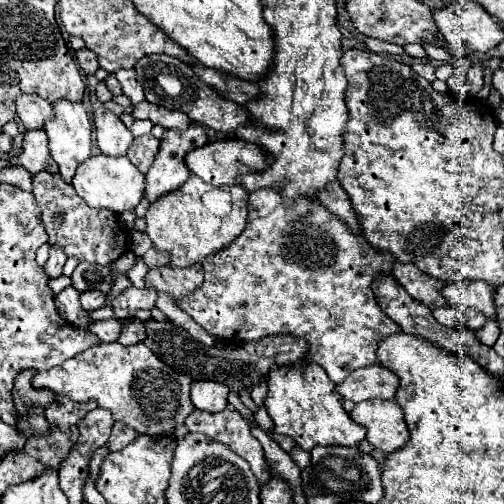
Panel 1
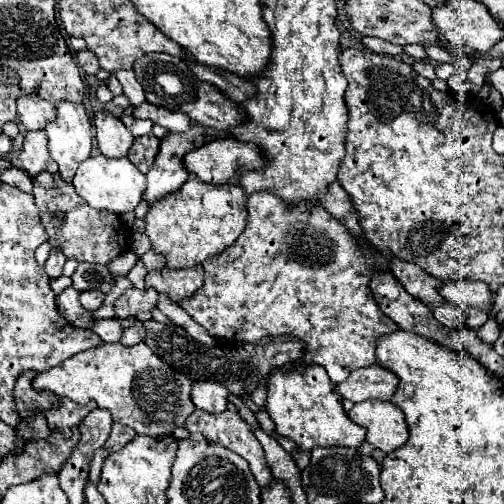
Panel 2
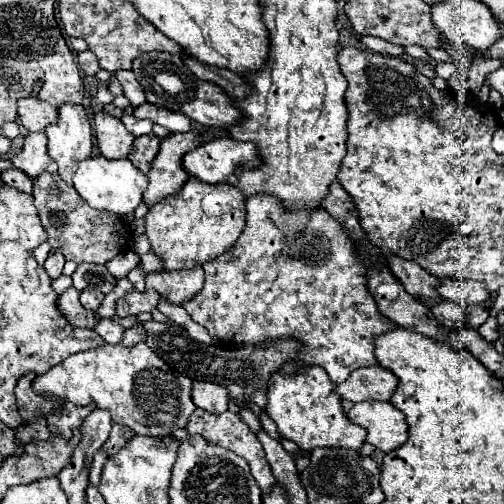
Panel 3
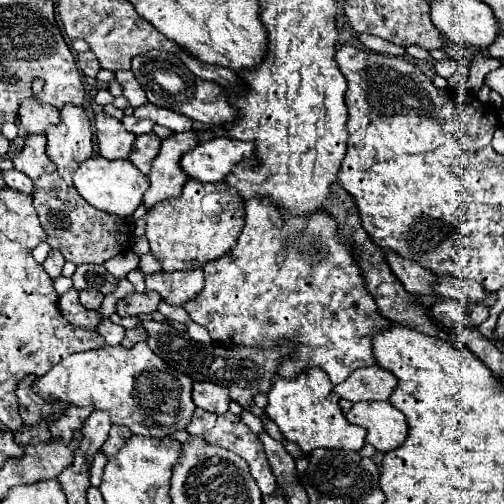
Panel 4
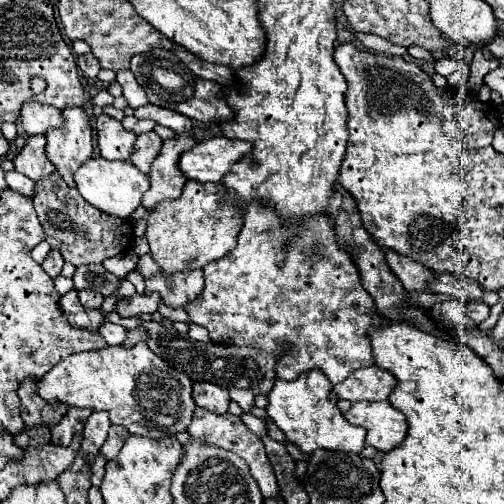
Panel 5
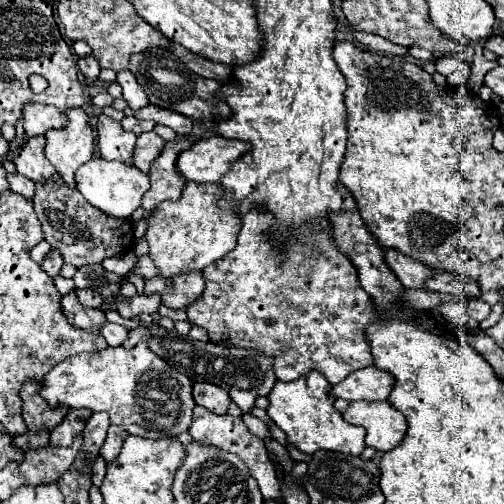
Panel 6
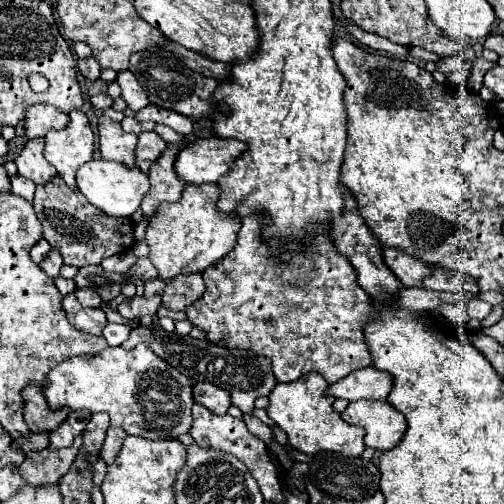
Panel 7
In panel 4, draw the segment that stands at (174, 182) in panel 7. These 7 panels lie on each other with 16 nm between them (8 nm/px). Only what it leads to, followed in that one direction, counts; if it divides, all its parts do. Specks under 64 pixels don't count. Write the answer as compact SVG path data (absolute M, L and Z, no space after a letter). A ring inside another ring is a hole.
M194 132L174 134L172 138L162 142L162 150L156 156L156 160L152 162L152 170L148 174L150 188L144 192L144 200L142 200L142 204L148 210L154 208L154 204L158 204L162 200L180 196L180 192L188 180L180 172L180 156L196 144L198 144L198 140L196 140Z

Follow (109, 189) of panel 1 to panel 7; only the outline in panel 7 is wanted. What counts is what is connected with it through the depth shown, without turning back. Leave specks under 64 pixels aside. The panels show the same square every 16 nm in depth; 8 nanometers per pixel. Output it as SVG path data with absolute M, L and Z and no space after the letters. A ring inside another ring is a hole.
M102 158L90 160L80 166L76 172L76 184L78 184L78 190L88 198L90 204L98 206L104 214L108 214L112 218L132 216L140 208L140 202L150 188L148 176L144 172L140 172L136 168L128 168L124 164L108 162Z

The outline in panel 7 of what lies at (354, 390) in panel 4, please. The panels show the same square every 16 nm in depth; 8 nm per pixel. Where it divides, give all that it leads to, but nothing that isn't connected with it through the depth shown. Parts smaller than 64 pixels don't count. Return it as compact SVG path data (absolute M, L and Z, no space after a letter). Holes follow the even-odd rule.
M366 366L366 368L350 372L344 380L330 384L326 394L354 402L354 400L362 400L362 398L386 400L390 390L392 390L392 376L388 372Z

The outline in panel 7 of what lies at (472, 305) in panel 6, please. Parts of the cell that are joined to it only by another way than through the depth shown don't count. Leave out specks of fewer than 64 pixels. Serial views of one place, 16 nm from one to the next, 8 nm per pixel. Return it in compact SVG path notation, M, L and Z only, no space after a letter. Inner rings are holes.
M472 298L468 300L468 314L472 318L478 318L478 320L484 320L488 314L492 312L492 304L480 300L480 298Z

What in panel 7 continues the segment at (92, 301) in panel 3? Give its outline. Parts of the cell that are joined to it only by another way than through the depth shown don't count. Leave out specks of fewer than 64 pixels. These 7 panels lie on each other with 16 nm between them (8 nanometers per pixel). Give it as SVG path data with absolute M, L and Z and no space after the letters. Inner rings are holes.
M76 288L74 290L74 296L78 298L78 302L82 306L90 306L90 308L98 308L100 302L102 302L100 296L94 290L90 290L90 288Z

